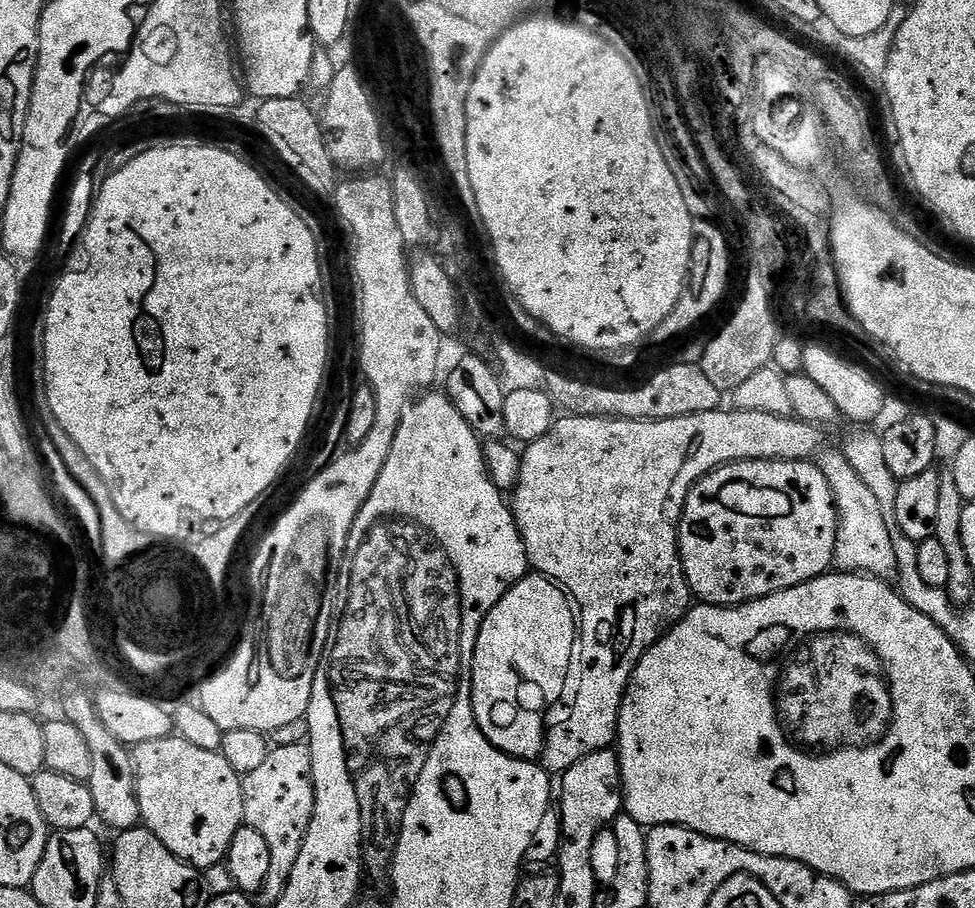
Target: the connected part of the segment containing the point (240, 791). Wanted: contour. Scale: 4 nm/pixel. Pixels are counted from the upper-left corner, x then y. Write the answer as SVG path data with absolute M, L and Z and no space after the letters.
M175 734L158 738L154 742L142 742L131 749L132 764L136 768L136 793L143 827L149 828L179 860L194 868L207 870L216 864L224 864L224 855L233 851L244 824L244 786L242 777L226 762L219 752L190 746Z

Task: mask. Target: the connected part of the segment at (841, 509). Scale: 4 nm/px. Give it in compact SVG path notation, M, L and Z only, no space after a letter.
M836 450L836 452L828 452L824 457L822 456L819 457L818 467L832 487L839 520L839 530L835 542L835 558L833 560L835 569L841 572L866 573L878 578L893 575L896 559L877 499L866 487L866 483L859 478L854 467L850 466L850 462L844 457L843 451Z

